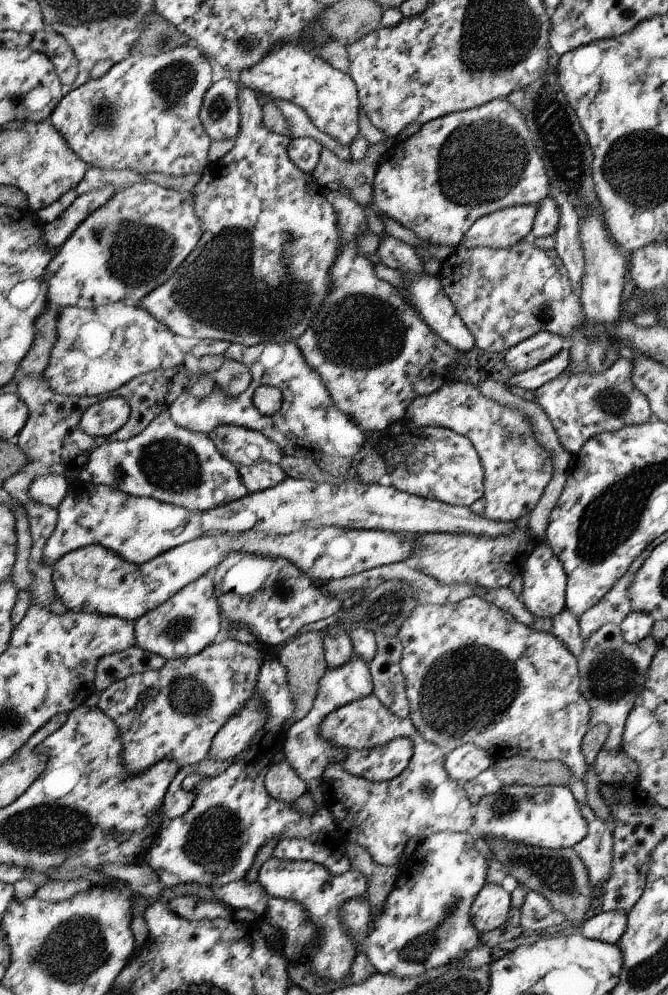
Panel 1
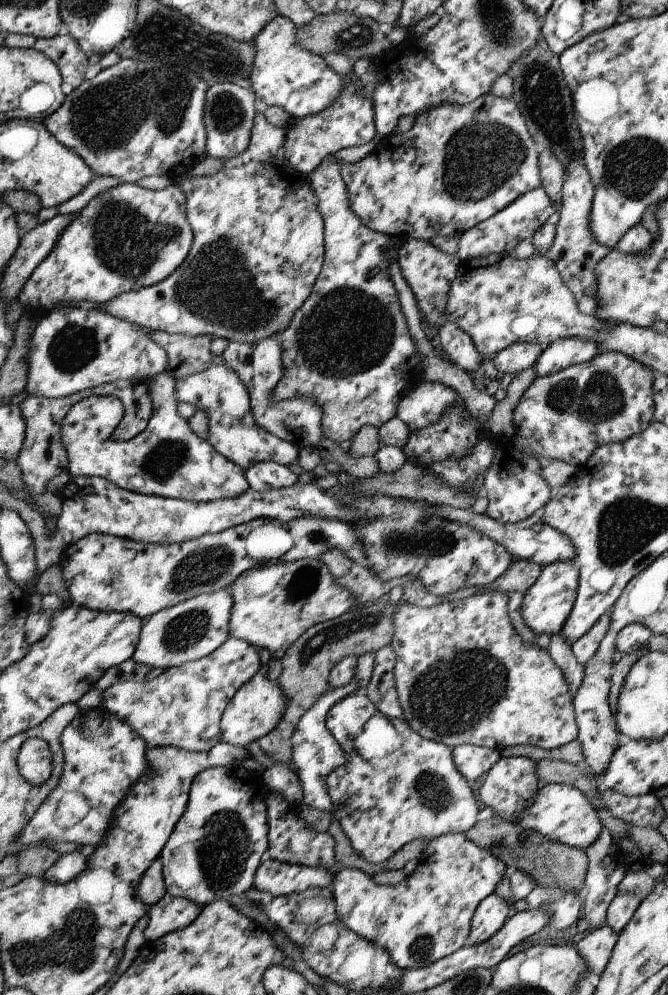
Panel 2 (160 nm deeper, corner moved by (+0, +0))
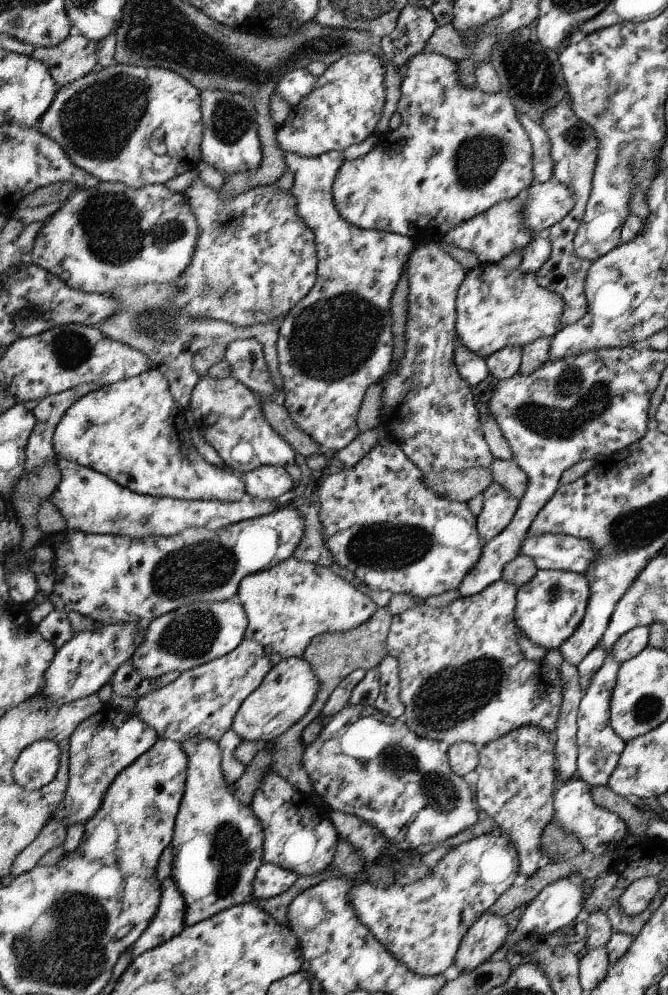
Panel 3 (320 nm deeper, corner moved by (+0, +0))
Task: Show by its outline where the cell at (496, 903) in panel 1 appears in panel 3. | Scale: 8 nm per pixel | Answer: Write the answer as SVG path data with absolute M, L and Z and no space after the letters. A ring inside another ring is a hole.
M484 913L460 943L454 962L456 968L461 973L480 968L496 950L502 948L502 944L506 942L506 934L508 926L502 916Z

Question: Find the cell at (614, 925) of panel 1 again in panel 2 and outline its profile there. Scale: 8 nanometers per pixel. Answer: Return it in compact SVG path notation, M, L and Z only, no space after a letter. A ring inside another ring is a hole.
M608 926L590 930L586 938L577 944L579 955L583 957L587 970L599 977L607 968L619 936Z

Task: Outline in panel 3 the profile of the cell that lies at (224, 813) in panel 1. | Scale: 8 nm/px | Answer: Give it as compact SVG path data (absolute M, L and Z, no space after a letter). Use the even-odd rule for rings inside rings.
M190 737L181 742L183 750L187 753L187 775L188 775L188 796L184 796L184 808L179 808L178 818L175 819L174 840L172 845L174 847L174 864L171 872L177 888L182 892L183 899L186 901L186 915L184 915L185 928L192 927L196 923L209 919L214 915L218 915L220 911L226 911L230 907L235 907L239 904L246 904L254 900L252 883L255 880L255 875L258 874L259 868L263 862L263 828L259 820L253 815L252 809L249 805L242 805L235 797L235 784L229 786L224 781L222 768L222 751L218 747L218 742L214 739L205 739L204 737Z

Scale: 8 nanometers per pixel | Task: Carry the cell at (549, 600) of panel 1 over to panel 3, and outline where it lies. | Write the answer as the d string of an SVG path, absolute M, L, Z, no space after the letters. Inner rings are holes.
M538 569L536 574L518 587L518 602L515 606L515 623L519 629L520 636L528 637L530 642L541 646L548 651L559 649L566 642L586 615L588 604L590 604L591 588L589 580L585 575L562 569Z

